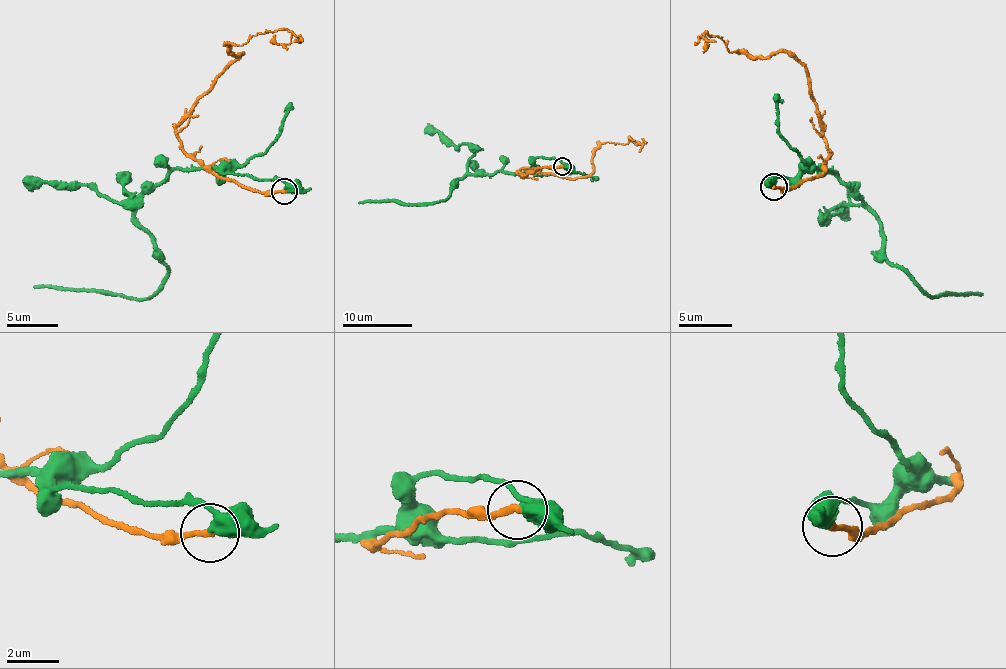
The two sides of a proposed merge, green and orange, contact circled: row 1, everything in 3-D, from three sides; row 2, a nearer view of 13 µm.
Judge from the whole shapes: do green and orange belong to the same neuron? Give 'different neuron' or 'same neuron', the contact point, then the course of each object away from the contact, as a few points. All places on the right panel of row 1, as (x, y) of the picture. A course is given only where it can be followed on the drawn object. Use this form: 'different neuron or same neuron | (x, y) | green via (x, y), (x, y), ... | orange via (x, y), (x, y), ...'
different neuron | (774, 187) | green via (774, 185), (770, 177), (795, 178), (813, 166), (837, 172), (878, 218), (882, 251), (923, 290), (982, 294) | orange via (774, 187), (792, 191), (824, 172), (827, 154), (804, 64), (780, 51), (752, 59), (702, 31), (694, 41)

